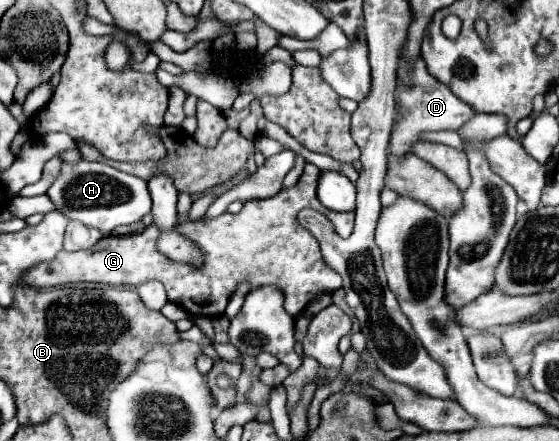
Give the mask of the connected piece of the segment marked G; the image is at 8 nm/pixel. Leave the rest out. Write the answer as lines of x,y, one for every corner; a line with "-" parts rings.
305,164
303,176
289,190
281,190
279,194
275,194
271,198
253,198
237,214
225,212
215,220
183,222
179,226
181,234
191,238
191,241
195,242
203,252
203,262
205,264
199,270
193,268
193,266
187,266
187,264
173,262
167,256
163,256
155,246
159,230
151,224
141,234
101,238
89,250
77,250
77,252
61,250
55,256
55,260
43,262
43,264
37,264
35,268
31,268
23,276
23,282
29,284
29,286
35,286
35,288
53,288
53,286
61,286
61,284
69,284
69,282
103,282
103,284
111,284
111,286
137,286
137,284
143,284
147,280
159,280
159,282
163,282
165,290
167,290
169,302
183,304
183,308
189,310
189,314
193,314
193,316
209,316
209,318
223,314
231,294
237,290
239,284
247,282
251,288
259,288
259,286
275,286
275,288
279,288
283,292
283,296
285,296
285,310
291,316
297,316
297,314
301,314
301,310
305,310
305,306
311,302
311,298
315,298
315,294
335,292
335,290
341,288
339,274
325,266
325,260
323,260
321,250
319,250
319,242
315,240
315,236
309,230
305,230
297,222
297,214
303,208
315,208
317,212
321,212
323,216
329,218
329,222
335,226
335,232
341,238
347,238
351,234
353,218
355,218
353,212
331,212
329,208
325,208
319,202
319,198
317,198
317,182
319,182
319,178
321,178
321,170
317,166
313,166
313,164

